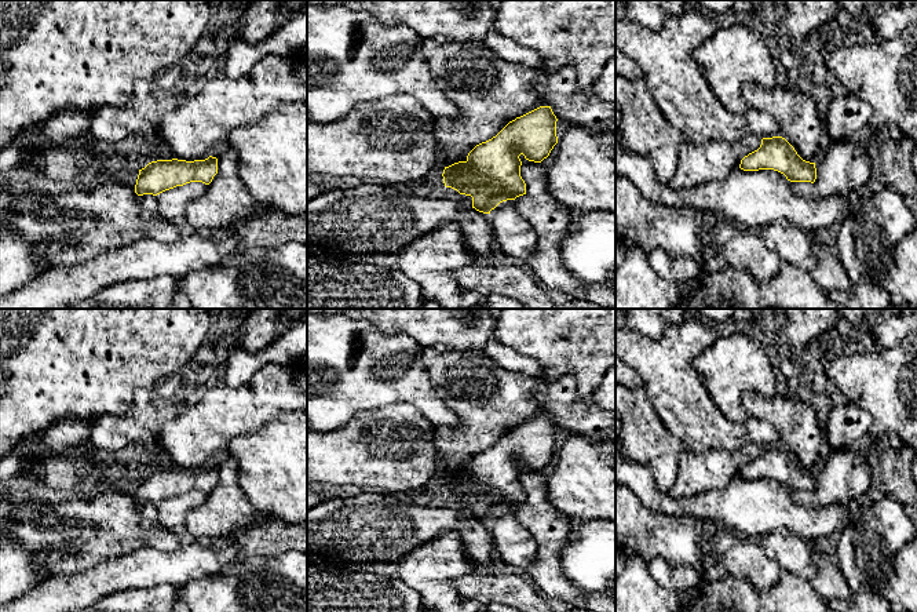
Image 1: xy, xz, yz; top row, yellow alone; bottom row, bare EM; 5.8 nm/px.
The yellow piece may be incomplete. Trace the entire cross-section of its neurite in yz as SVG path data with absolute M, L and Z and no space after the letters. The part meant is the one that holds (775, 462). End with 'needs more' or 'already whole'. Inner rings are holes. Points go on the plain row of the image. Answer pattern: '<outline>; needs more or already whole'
M782 445L763 447L757 459L741 469L744 480L774 478L790 491L811 491L816 488L815 471L803 469L794 456Z; already whole

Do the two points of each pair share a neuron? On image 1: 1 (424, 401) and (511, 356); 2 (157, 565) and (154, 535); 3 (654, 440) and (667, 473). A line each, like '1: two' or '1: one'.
1: two
2: two
3: one

